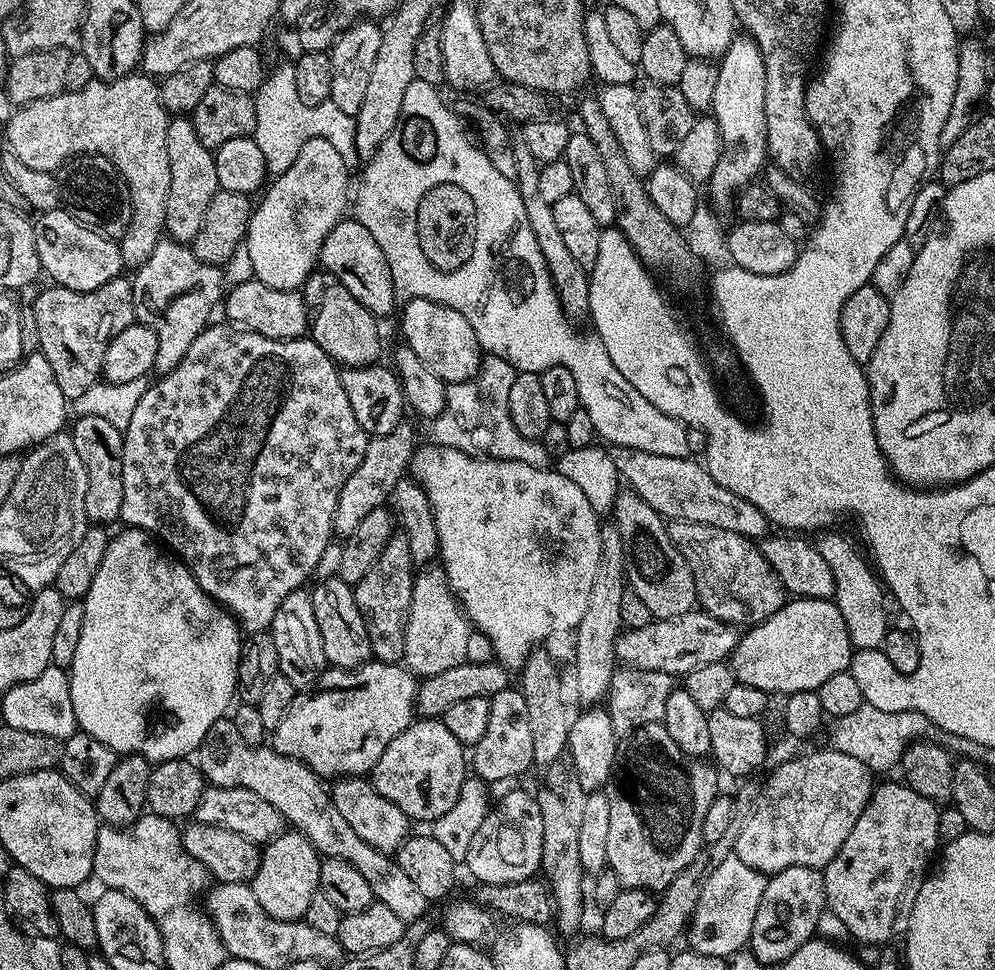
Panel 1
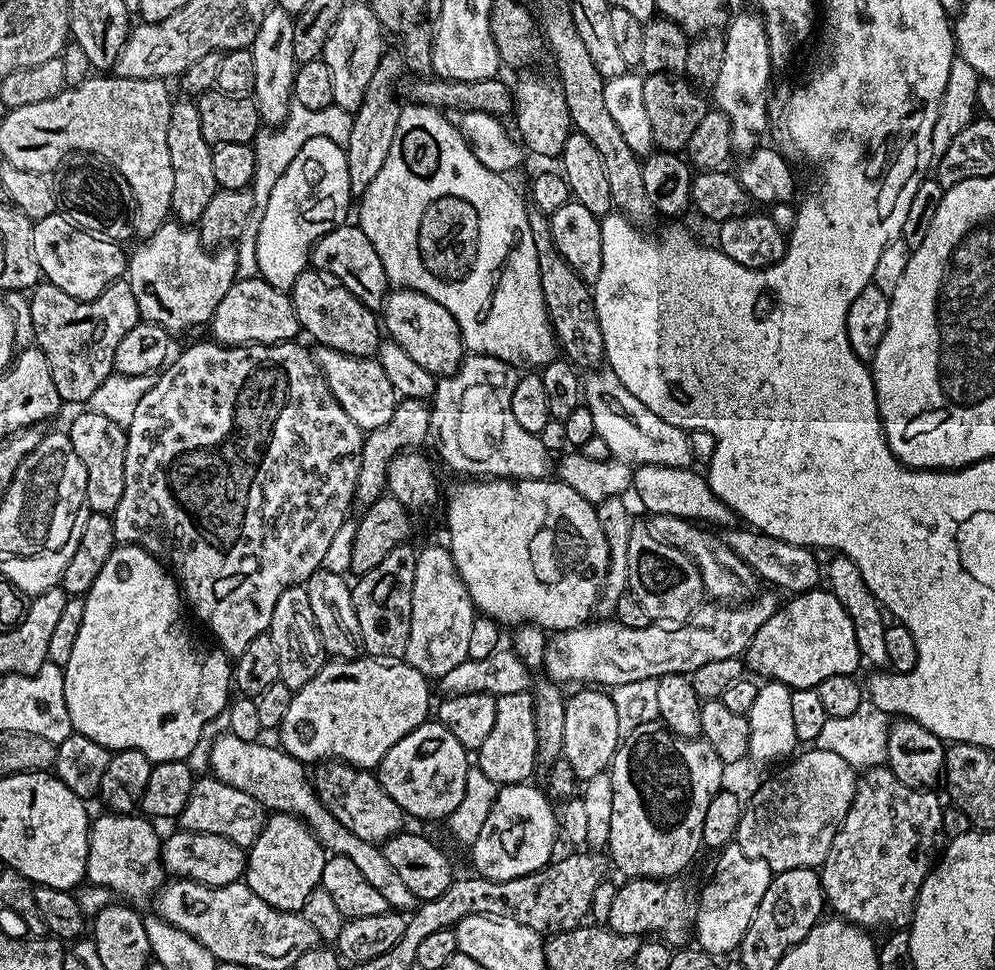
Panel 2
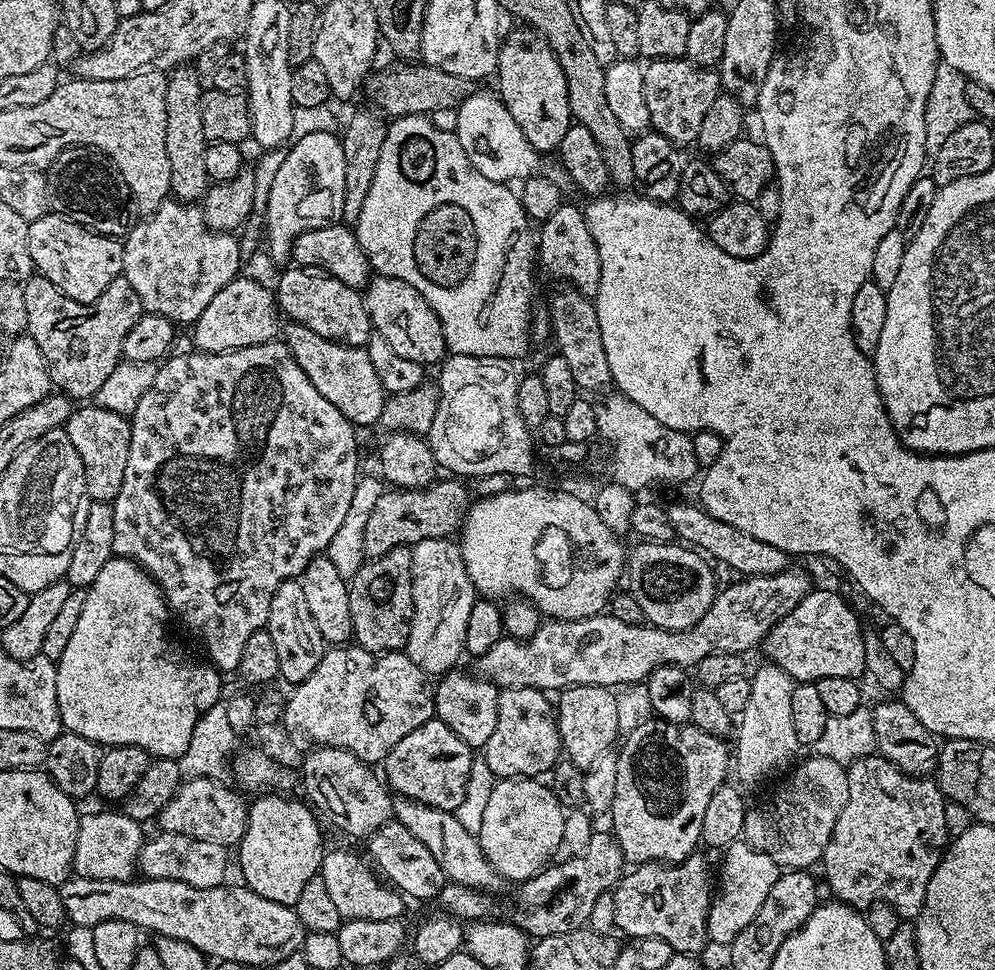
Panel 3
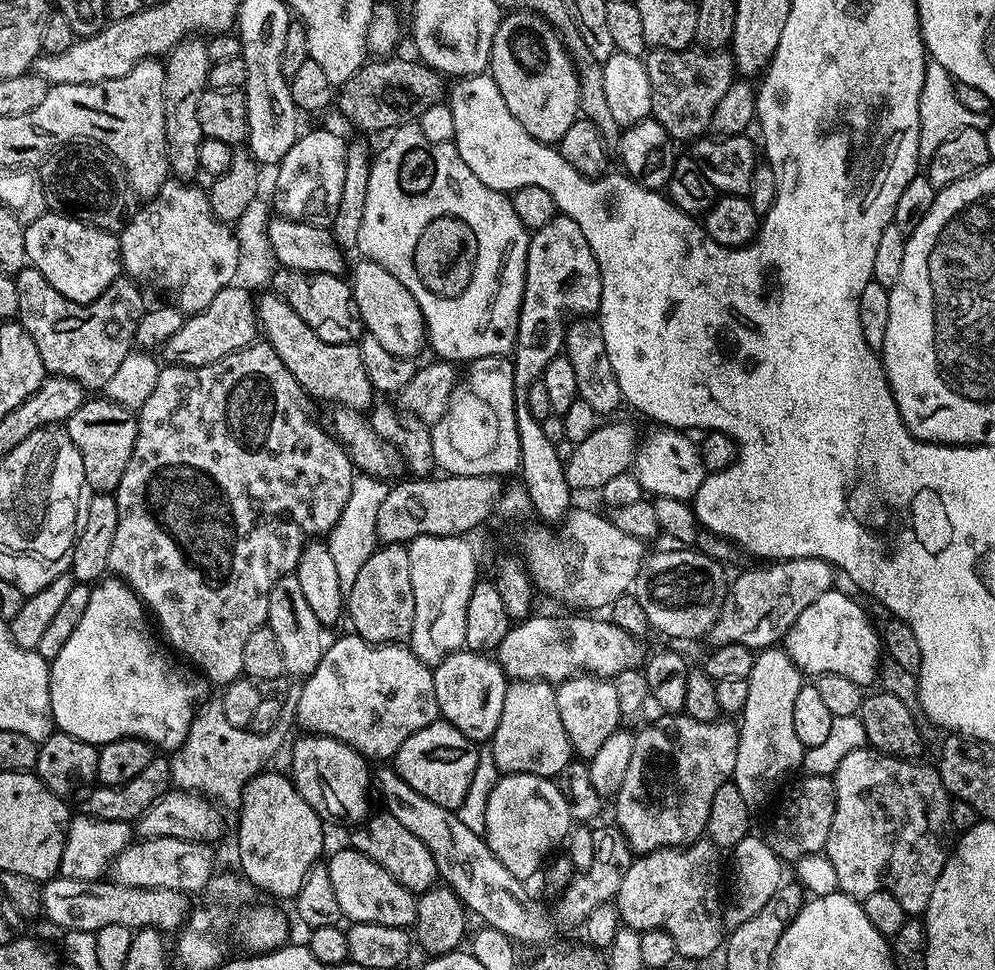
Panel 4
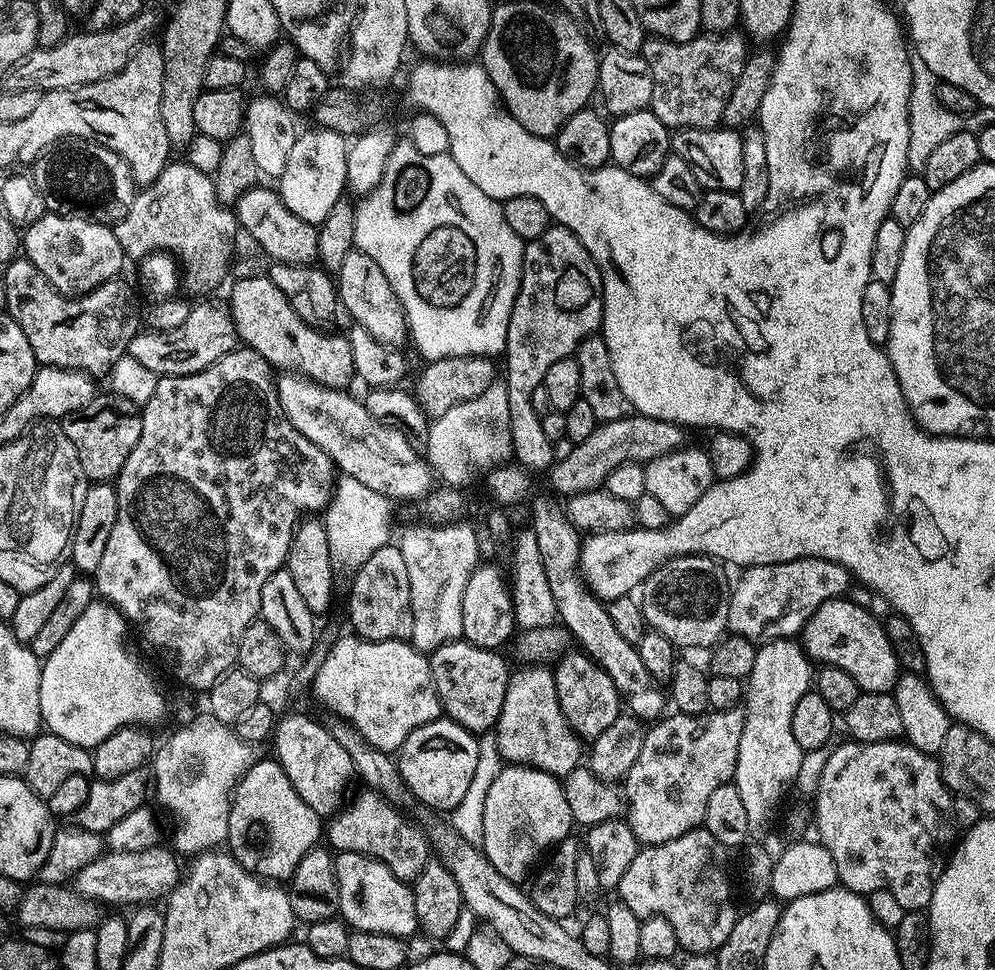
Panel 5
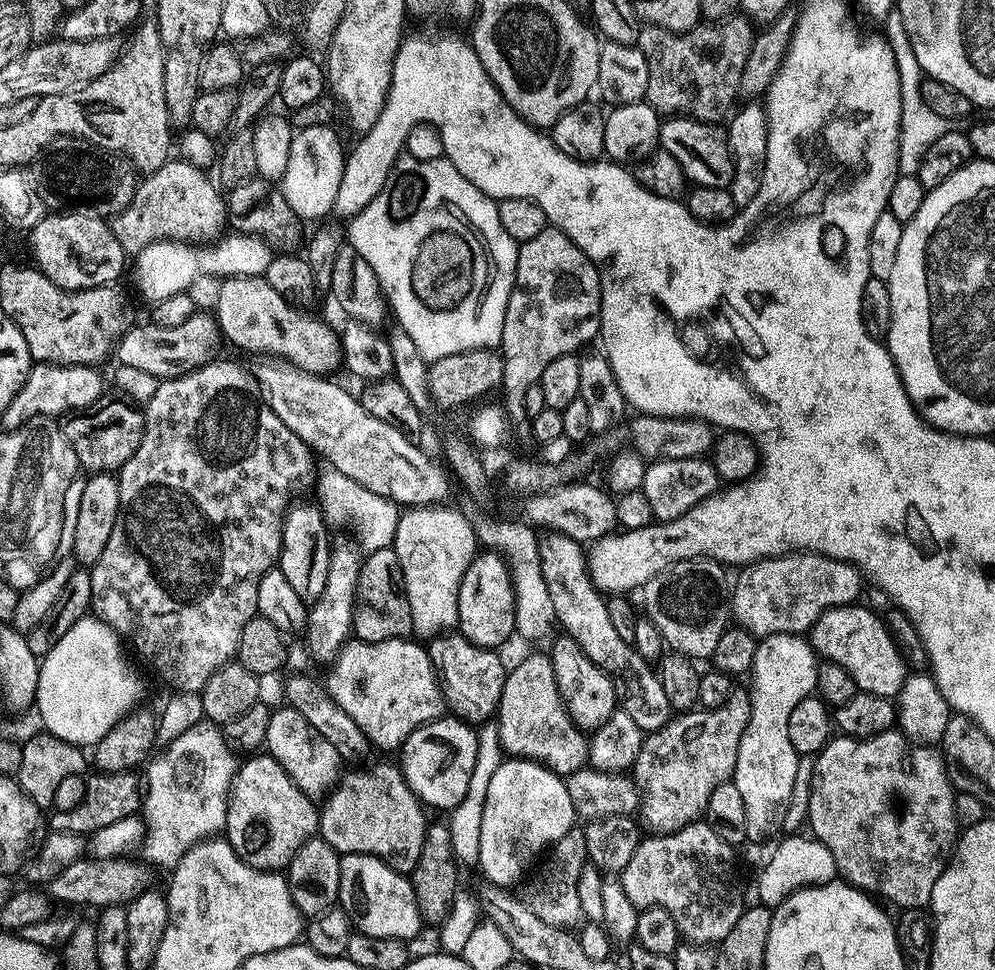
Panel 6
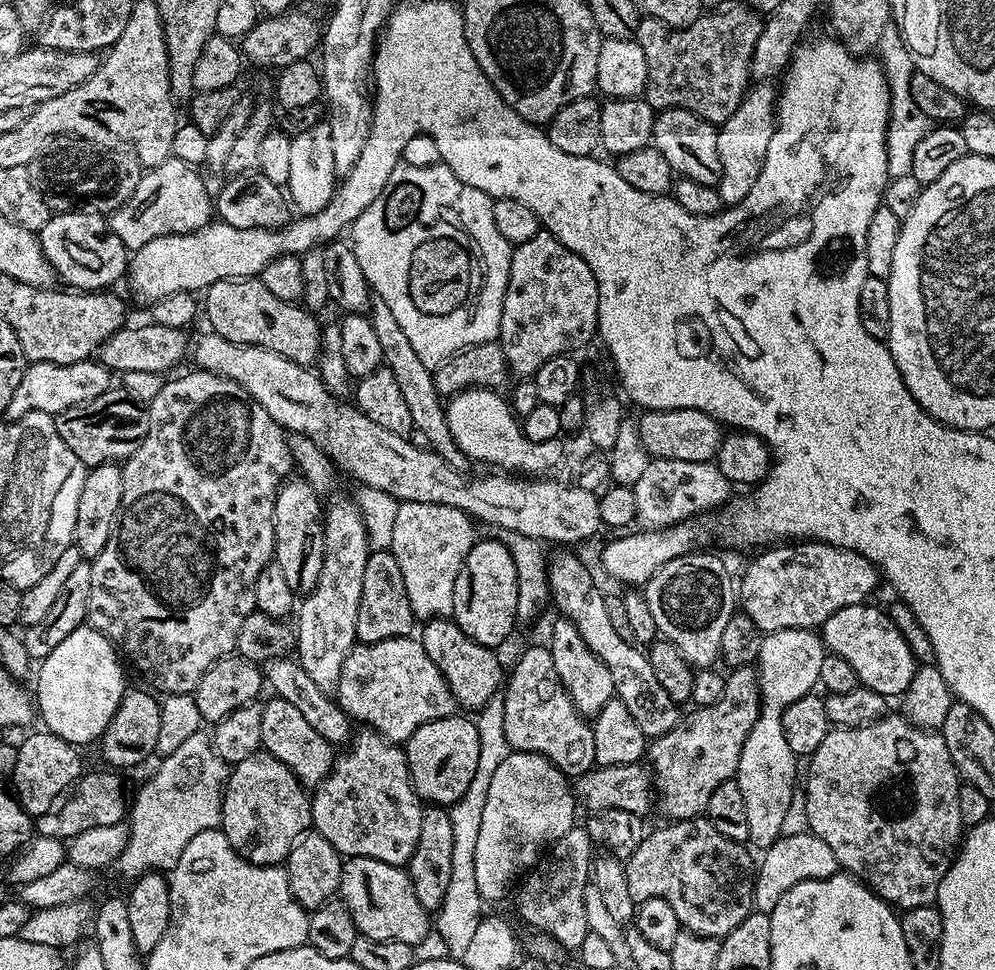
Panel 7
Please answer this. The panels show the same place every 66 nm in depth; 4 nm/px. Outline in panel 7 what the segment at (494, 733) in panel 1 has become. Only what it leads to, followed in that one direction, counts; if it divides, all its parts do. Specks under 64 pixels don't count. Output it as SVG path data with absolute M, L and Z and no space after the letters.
M547 647L528 648L517 658L516 665L507 673L502 695L502 726L511 751L544 756L568 778L581 776L593 768L596 759L592 724L570 702Z

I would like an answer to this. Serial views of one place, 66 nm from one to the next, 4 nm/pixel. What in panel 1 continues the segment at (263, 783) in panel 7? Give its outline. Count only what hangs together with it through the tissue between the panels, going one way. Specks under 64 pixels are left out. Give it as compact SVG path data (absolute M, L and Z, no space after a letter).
M285 830L263 845L260 868L250 883L254 898L270 918L302 920L310 902L320 890L320 861L322 857L308 839L295 830Z

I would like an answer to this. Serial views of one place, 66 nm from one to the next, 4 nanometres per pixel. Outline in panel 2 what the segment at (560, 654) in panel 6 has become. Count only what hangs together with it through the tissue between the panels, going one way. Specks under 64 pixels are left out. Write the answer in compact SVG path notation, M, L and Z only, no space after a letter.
M584 686L565 699L565 730L562 759L570 762L577 781L586 782L598 774L608 772L622 737L618 732L617 711L607 691L596 686Z

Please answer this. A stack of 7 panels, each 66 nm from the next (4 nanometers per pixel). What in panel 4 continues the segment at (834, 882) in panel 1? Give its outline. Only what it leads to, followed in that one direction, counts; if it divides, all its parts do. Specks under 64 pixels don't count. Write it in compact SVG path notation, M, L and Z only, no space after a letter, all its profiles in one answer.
M865 746L850 750L842 762L838 762L834 775L831 777L832 787L836 789L836 809L834 818L830 822L830 834L824 843L823 854L828 857L830 865L834 866L837 874L837 886L839 891L844 892L854 899L864 902L867 896L872 896L875 892L880 892L885 888L894 899L900 903L900 908L912 918L923 917L924 912L930 906L930 894L934 894L934 882L938 882L938 874L942 874L942 866L948 860L950 851L949 845L944 845L944 839L950 833L950 797L946 786L942 782L939 771L928 764L919 764L921 761L916 758L905 758L903 756L887 756L884 752L879 752L876 748Z

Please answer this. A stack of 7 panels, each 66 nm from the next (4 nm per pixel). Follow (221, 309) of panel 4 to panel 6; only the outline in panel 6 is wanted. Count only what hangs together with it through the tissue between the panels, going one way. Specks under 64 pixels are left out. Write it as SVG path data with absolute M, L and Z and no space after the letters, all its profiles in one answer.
M197 310L178 326L158 326L151 322L137 323L116 345L115 359L121 364L146 370L157 378L184 376L213 359L216 347L222 344L220 323L215 315Z

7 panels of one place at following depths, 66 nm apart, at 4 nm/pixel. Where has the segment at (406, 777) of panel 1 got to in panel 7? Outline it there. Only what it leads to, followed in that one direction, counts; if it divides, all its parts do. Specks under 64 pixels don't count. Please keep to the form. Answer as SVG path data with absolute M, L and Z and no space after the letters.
M453 714L441 720L431 720L423 724L406 741L406 755L408 758L408 775L412 787L416 789L417 796L436 806L451 806L466 794L470 781L474 779L474 770L478 770L478 730L475 719L460 716L464 714Z

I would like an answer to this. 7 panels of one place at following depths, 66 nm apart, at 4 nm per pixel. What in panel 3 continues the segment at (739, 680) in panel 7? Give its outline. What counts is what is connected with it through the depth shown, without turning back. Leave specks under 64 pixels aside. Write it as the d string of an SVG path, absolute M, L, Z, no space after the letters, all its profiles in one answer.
M651 718L645 721L644 724L638 726L633 733L625 735L622 743L618 748L618 755L616 761L618 762L618 782L614 786L614 802L612 803L612 810L610 819L610 831L616 837L618 846L622 850L625 861L629 865L635 866L638 864L679 864L681 860L685 860L687 856L693 855L697 851L696 844L701 843L700 835L702 834L702 818L706 815L706 805L710 802L714 790L718 790L718 786L725 783L730 776L730 748L724 745L725 741L721 737L714 734L706 734L702 730L698 730L691 722L686 724L671 724L668 720L659 718Z

